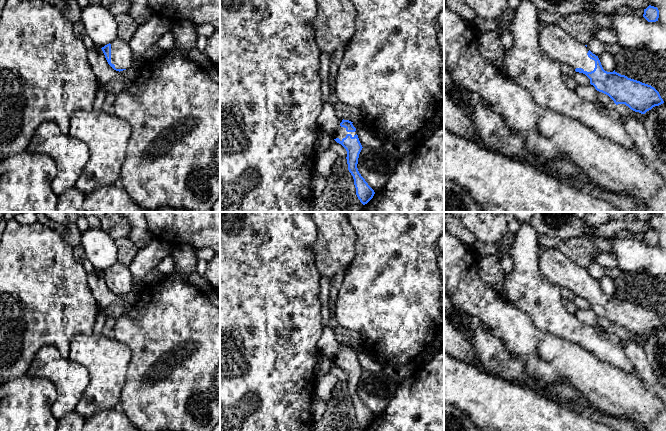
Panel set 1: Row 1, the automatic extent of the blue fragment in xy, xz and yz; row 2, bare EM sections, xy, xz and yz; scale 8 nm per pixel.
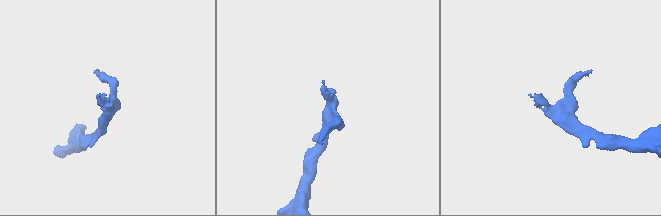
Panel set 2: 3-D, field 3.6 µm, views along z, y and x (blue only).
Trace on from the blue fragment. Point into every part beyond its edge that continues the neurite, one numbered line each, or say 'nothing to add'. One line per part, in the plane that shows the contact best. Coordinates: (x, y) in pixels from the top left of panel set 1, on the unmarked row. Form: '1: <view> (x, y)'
1: xz (340, 356)

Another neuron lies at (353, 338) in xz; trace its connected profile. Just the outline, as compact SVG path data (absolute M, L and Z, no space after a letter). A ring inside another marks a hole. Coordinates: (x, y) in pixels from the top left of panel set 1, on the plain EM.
M338 326L334 329L337 339L351 346L363 346L363 336L361 333L350 331Z

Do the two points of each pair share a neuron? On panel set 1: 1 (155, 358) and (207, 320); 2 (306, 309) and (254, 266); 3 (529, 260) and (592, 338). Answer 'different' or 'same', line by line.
1: same
2: same
3: same

